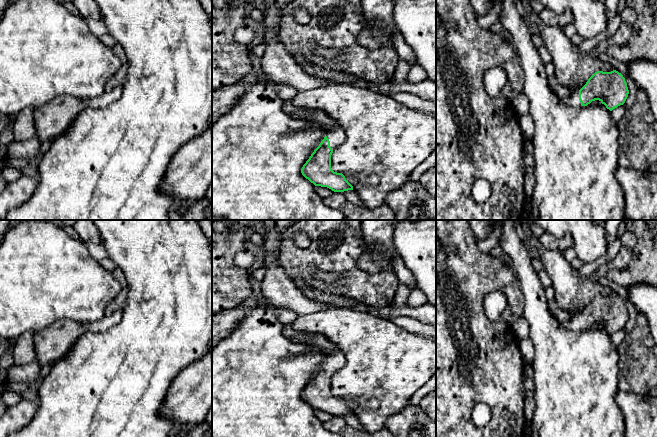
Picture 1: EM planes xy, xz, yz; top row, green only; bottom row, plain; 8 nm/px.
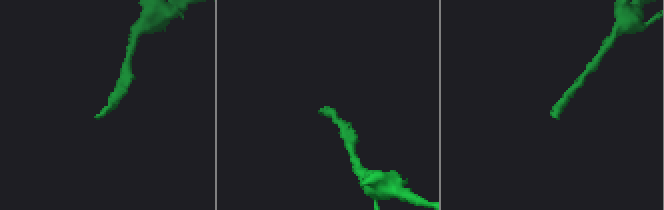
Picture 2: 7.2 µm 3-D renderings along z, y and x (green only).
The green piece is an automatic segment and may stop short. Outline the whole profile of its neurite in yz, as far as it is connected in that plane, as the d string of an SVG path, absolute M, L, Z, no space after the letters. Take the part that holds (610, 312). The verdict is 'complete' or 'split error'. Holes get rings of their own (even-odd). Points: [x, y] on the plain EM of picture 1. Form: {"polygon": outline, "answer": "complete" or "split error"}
{"polygon": "M616 294L611 296L597 295L579 315L565 319L561 325L572 331L581 331L599 324L612 335L625 327L628 318L627 307L621 297Z", "answer": "split error"}

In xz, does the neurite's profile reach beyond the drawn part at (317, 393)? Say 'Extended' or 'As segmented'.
Extended

